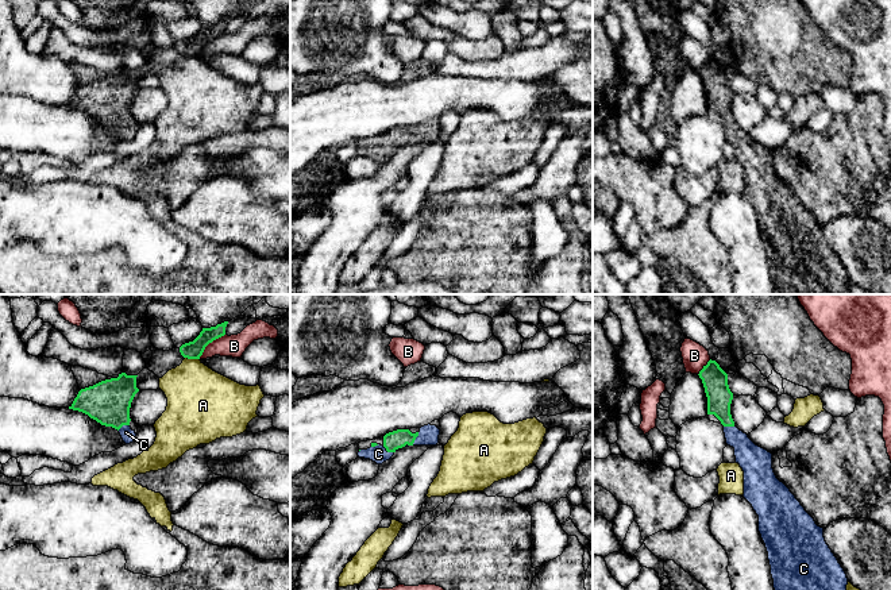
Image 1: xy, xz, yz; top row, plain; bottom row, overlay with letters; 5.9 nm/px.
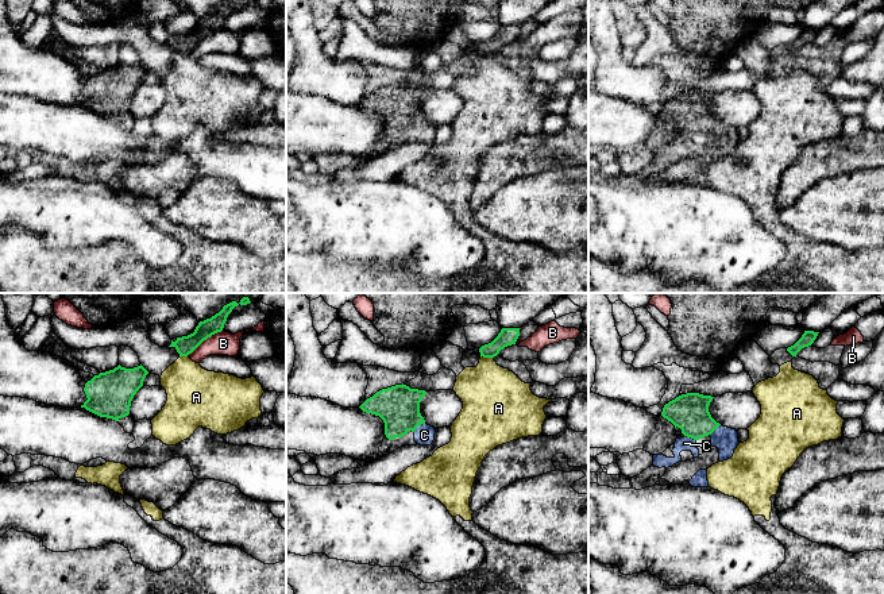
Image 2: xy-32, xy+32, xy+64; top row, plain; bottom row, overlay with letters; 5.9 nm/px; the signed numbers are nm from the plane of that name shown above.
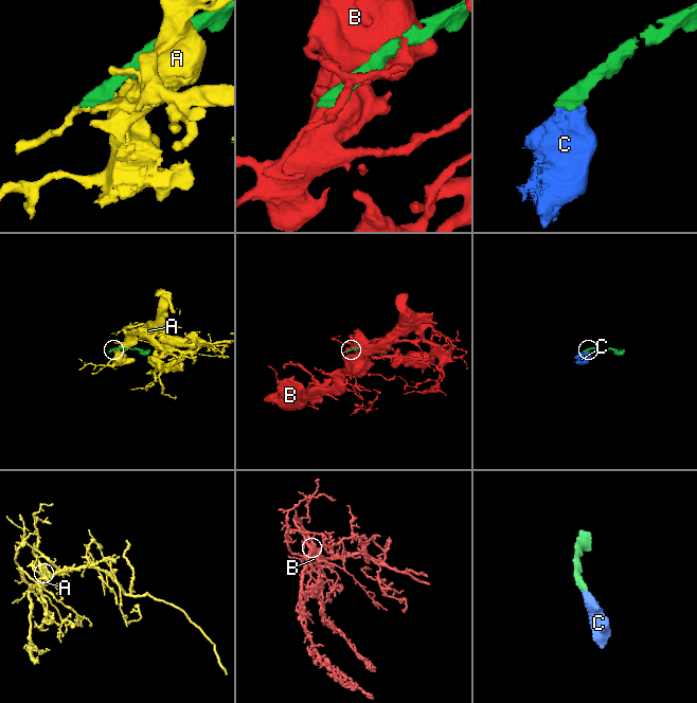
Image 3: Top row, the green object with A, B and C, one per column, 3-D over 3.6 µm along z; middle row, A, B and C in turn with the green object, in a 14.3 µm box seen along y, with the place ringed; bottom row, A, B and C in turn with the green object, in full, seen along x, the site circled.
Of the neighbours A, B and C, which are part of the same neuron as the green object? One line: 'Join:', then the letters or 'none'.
Join: C

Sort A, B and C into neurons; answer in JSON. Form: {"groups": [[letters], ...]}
{"groups": [["A"], ["B"], ["C"]]}

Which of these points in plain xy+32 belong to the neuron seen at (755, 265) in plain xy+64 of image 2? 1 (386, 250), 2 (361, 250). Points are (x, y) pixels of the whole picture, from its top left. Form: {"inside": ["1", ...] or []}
{"inside": ["1", "2"]}

